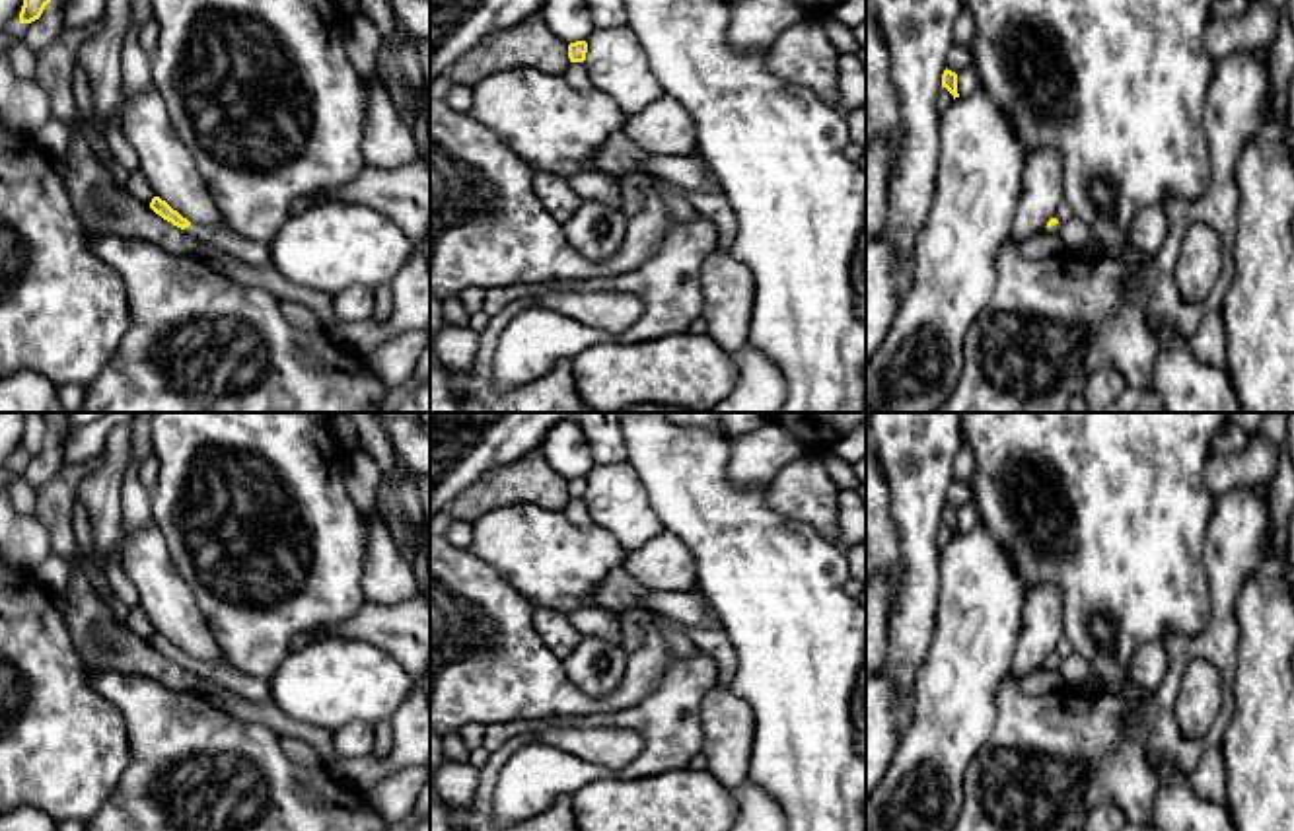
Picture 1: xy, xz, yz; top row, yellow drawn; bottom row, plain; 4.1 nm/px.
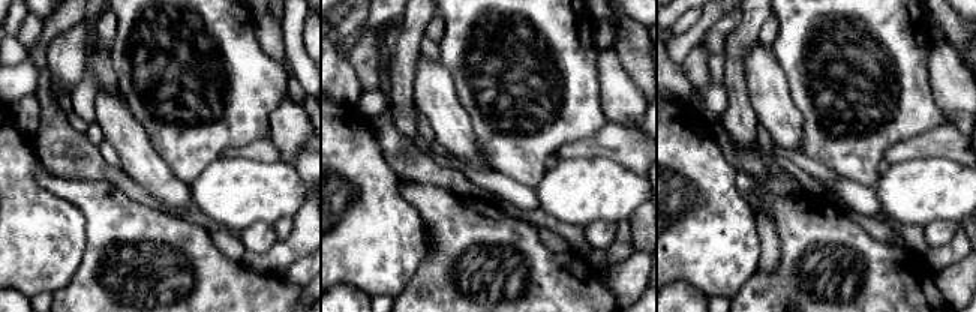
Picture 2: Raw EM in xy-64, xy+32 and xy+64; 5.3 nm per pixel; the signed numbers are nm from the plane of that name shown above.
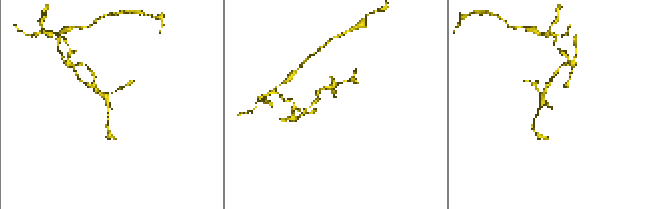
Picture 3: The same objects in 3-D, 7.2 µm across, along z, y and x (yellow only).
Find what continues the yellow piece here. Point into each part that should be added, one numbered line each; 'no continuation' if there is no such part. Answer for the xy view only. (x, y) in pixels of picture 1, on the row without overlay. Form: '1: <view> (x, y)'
1: xy (224, 674)

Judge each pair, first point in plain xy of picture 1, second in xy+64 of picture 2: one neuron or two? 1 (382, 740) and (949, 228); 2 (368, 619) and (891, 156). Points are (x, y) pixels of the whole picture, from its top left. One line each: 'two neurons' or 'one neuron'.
1: two neurons
2: one neuron

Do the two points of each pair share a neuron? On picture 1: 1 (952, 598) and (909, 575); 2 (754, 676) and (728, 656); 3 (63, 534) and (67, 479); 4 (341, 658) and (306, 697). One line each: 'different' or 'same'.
1: different
2: different
3: same
4: same

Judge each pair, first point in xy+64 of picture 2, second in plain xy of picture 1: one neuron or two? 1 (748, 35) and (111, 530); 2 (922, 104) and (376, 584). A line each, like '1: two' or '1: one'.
1: one
2: two

